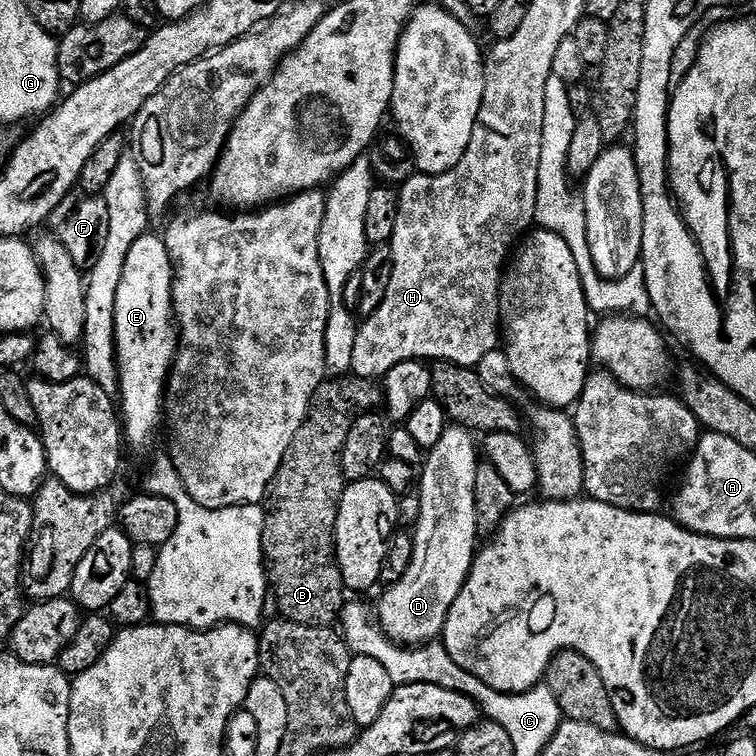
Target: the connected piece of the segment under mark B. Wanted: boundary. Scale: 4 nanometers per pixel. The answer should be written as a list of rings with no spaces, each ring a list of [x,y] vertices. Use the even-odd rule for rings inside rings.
[[[351,374],[324,379],[312,395],[306,418],[302,426],[298,426],[298,434],[294,434],[294,442],[290,442],[290,450],[286,450],[282,458],[282,466],[268,485],[262,550],[270,596],[273,601],[276,599],[276,608],[280,611],[277,613],[283,619],[315,628],[327,628],[341,619],[346,605],[346,589],[336,564],[336,518],[346,481],[340,455],[346,446],[346,434],[350,434],[350,426],[357,416],[379,409],[381,404],[382,388],[379,383]]]

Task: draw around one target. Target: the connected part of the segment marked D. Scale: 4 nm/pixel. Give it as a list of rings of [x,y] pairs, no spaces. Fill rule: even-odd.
[[[448,426],[438,444],[427,453],[424,473],[419,473],[421,516],[412,537],[413,558],[401,580],[384,592],[378,609],[381,630],[397,645],[435,641],[444,631],[454,598],[462,594],[462,586],[468,581],[478,551],[474,502],[478,444],[472,440],[473,433],[467,428]]]

